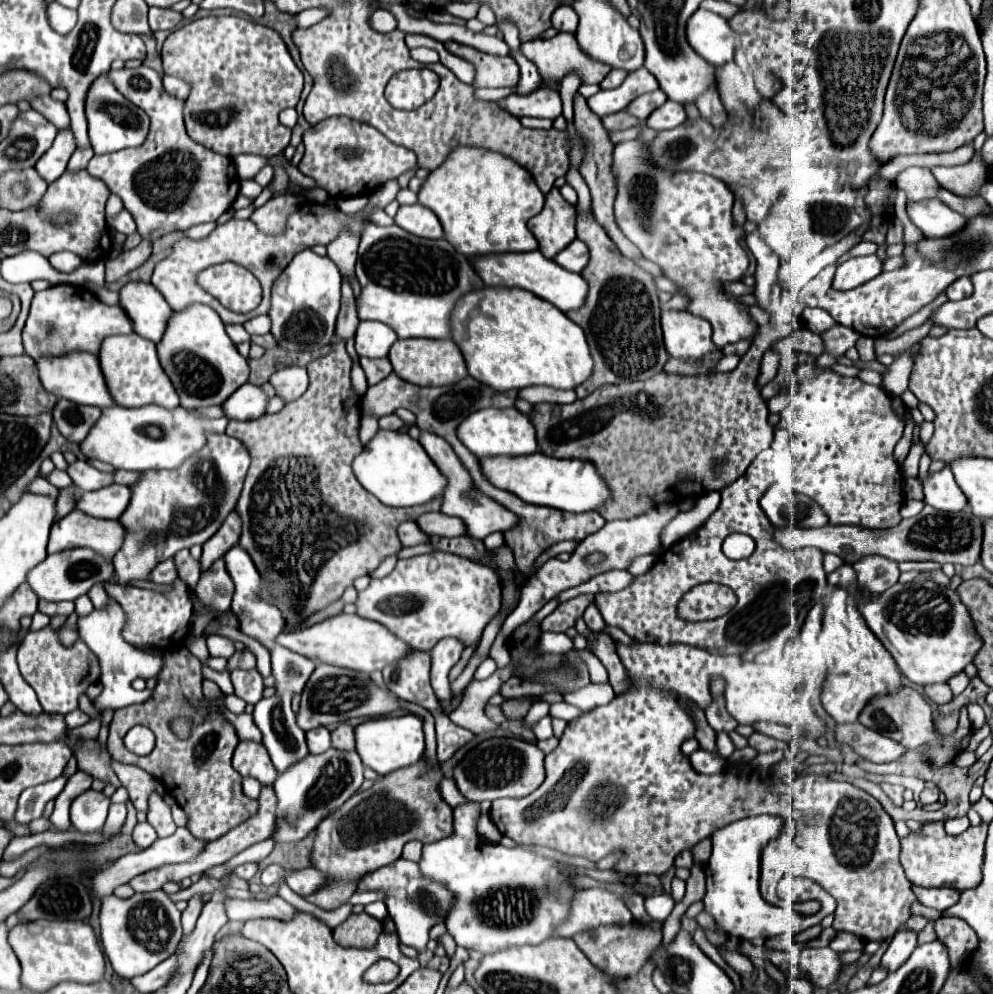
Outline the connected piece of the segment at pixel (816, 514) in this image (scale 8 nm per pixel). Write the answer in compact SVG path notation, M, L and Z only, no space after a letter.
M771 487L763 497L761 497L761 507L769 521L775 527L823 527L827 525L825 513L821 507L807 495L783 495L779 489Z

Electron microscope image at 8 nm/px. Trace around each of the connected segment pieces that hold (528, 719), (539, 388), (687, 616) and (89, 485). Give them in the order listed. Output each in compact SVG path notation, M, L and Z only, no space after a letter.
M537 701L537 703L533 703L533 707L529 709L529 713L527 713L525 719L523 719L525 727L527 727L527 725L531 727L531 725L537 723L539 719L543 719L547 713L549 713L549 703L545 703L545 701Z
M531 385L521 389L519 397L529 401L531 405L535 403L571 403L577 399L573 389L553 389L547 385Z
M703 583L695 585L691 591L687 591L687 595L683 595L677 605L677 615L683 621L693 623L709 621L729 613L735 601L737 597L729 587L717 583Z
M77 459L75 463L69 463L67 473L73 479L73 483L83 491L95 491L95 489L107 487L107 485L113 483L113 473L101 473L83 459Z

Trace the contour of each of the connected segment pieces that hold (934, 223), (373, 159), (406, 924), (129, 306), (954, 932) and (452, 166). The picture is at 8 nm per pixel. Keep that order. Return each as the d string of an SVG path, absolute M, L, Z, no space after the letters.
M939 199L921 201L921 203L907 203L909 219L925 233L925 237L943 239L955 235L967 227L967 217L953 211Z
M331 117L313 125L303 133L303 145L305 155L299 163L299 171L311 177L317 187L325 189L331 197L335 195L335 199L343 195L371 195L385 181L397 179L399 175L411 171L417 163L413 151L397 147L375 127L347 117Z
M397 859L397 863L385 865L371 875L363 875L357 883L357 891L385 893L385 905L391 919L395 921L399 939L417 951L427 947L431 927L437 923L445 923L445 917L453 905L453 893L447 887L433 883L431 879L423 879L419 865L407 859Z
M129 281L119 291L119 305L131 319L133 331L145 339L159 341L165 333L165 321L171 315L171 307L163 295L143 281Z
M943 915L941 919L937 919L935 921L935 935L937 935L935 939L947 947L949 963L953 969L963 963L963 959L969 951L977 949L975 931L969 925L965 925L965 921L959 917Z
M461 145L429 173L417 195L419 203L433 209L441 225L445 225L445 239L455 251L461 251L461 255L475 257L537 249L537 239L527 229L527 219L541 213L545 195L527 169L511 157L483 147Z

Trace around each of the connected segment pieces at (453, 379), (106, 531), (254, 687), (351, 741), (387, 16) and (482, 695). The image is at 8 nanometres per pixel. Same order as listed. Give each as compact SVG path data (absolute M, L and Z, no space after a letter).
M397 339L389 349L389 361L393 371L413 385L451 385L457 383L465 373L465 361L459 347L451 339Z
M71 511L69 515L53 523L47 553L93 547L95 551L101 551L107 559L113 559L115 551L123 543L123 535L125 531L119 521L95 519L81 511Z
M257 669L251 671L233 671L231 683L235 689L235 695L241 697L245 703L257 703L263 693L263 677Z
M341 723L337 729L331 731L331 747L335 749L355 749L355 733L349 723Z
M377 9L377 11L373 11L371 17L369 17L369 25L371 25L371 29L375 29L377 33L389 33L389 31L393 31L393 29L397 27L397 21L395 21L393 13L389 13L389 11L385 11L385 9Z
M509 663L507 669L495 671L489 679L485 681L471 681L463 693L461 705L449 713L449 719L455 725L461 725L463 729L469 729L473 733L485 733L485 731L495 731L499 725L495 725L485 713L483 707L489 697L499 693L499 685L511 677L515 663Z

